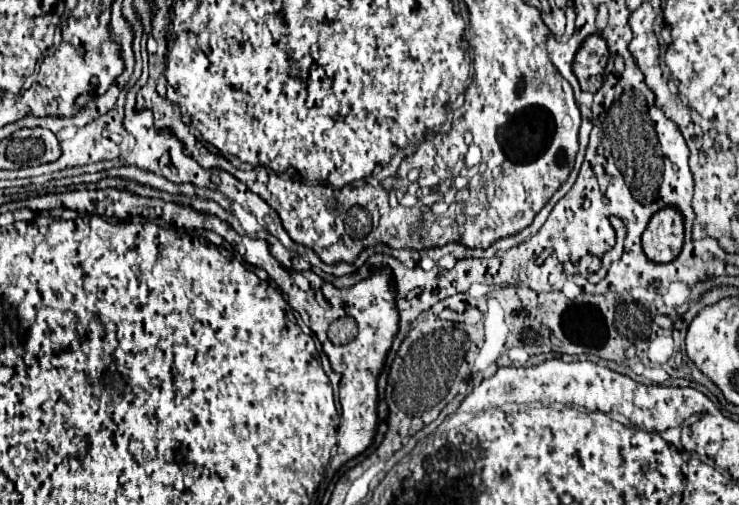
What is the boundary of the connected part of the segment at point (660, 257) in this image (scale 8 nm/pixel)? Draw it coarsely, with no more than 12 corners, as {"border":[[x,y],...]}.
{"border":[[660,209],[642,233],[650,261],[674,261],[684,245],[682,215]]}

